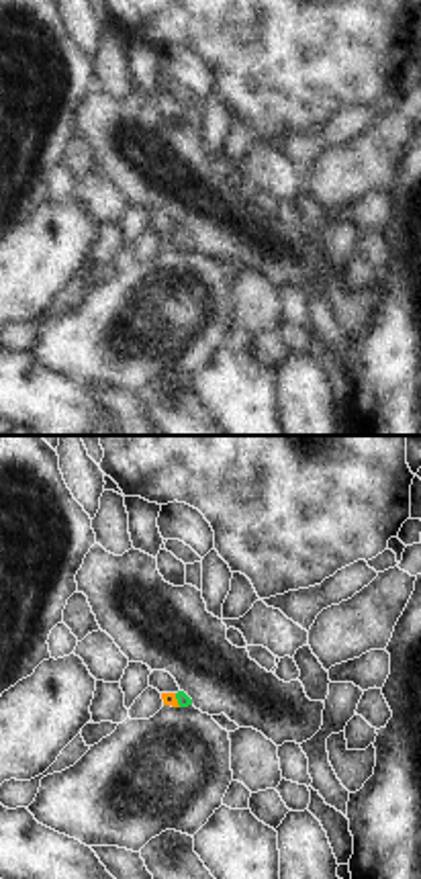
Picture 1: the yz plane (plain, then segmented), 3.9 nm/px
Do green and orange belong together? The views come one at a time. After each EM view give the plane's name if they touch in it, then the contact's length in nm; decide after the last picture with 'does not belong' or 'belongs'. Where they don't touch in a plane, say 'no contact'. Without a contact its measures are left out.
contact in yz; length 60 nm

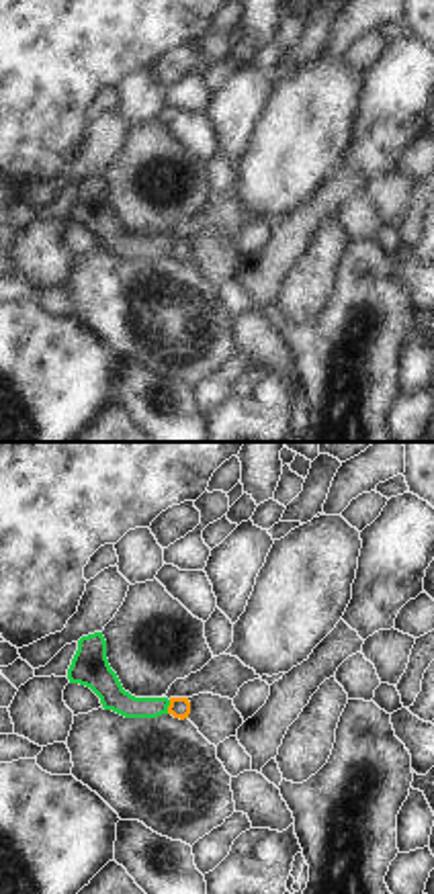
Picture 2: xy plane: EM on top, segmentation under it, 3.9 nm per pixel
contact in xy; length 60 nm

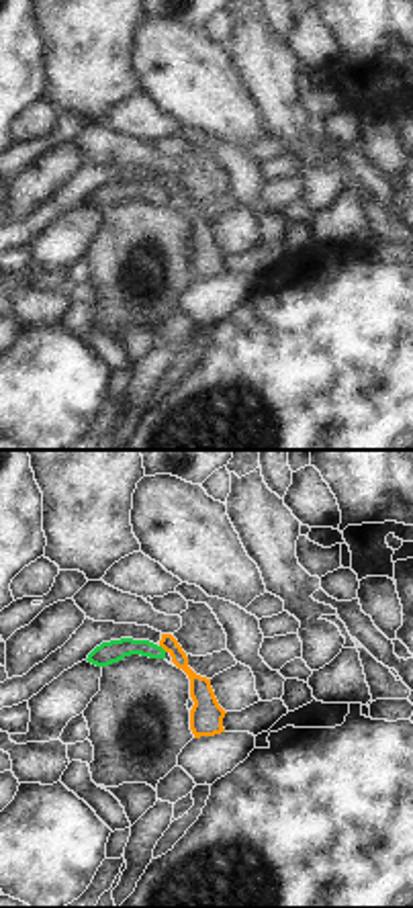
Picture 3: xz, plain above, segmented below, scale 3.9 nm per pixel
contact in xz; length 40 nm

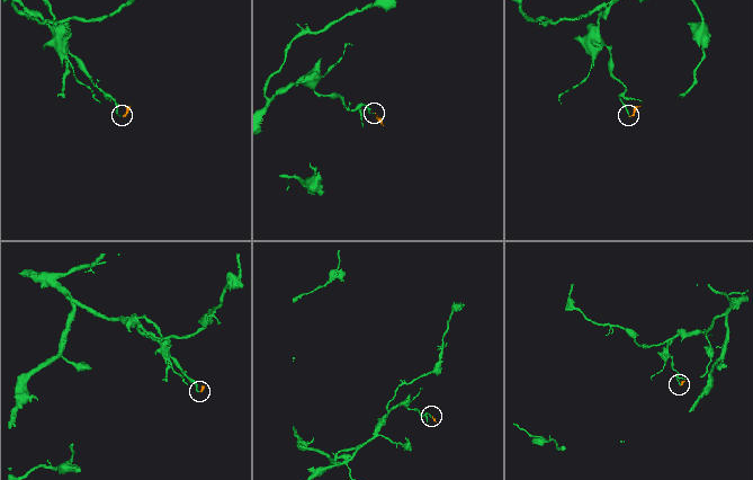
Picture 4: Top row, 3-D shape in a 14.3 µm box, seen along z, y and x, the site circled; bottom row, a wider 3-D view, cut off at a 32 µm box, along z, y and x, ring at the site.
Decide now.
does not belong

